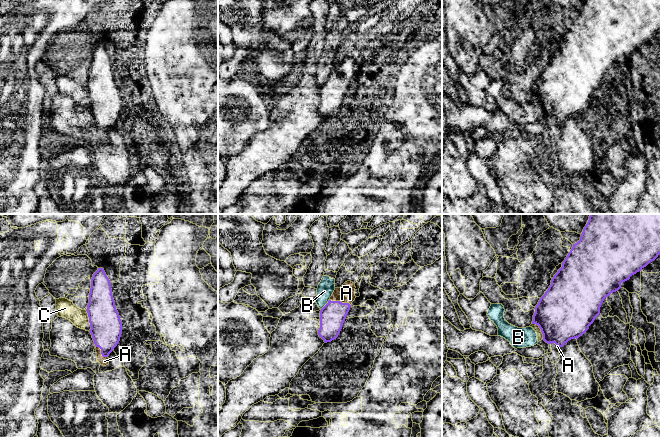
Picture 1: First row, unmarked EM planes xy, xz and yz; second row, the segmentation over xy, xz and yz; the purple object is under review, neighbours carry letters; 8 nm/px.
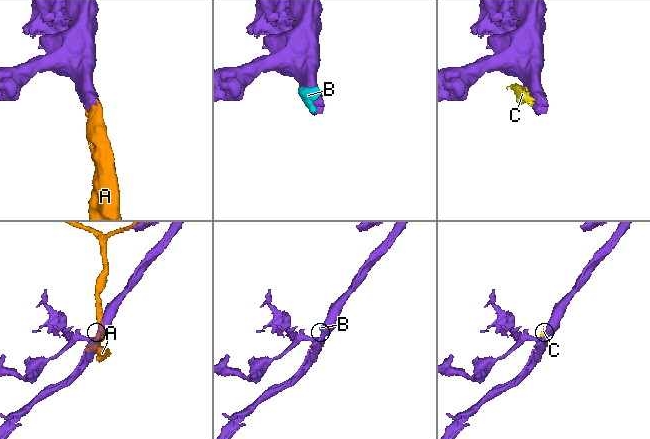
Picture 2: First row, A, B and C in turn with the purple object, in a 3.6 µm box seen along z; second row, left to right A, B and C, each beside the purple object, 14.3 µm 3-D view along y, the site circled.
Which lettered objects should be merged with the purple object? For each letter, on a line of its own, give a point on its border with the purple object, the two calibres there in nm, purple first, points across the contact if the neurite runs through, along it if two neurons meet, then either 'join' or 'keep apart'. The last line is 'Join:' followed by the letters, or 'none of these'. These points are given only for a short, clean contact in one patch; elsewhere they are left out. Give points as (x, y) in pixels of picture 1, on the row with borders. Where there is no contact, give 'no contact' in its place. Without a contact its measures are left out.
A: xz (339, 301) | 200/140 nm | across xz (332, 316), (339, 301), (346, 293) | join
B: xz (325, 305) | 200/140 nm | along xz (329, 300), (321, 309) | keep apart
C: yz (541, 330) | 440/50 nm | keep apart
Join: A

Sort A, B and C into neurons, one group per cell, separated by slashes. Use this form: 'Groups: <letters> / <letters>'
Groups: A / B C

